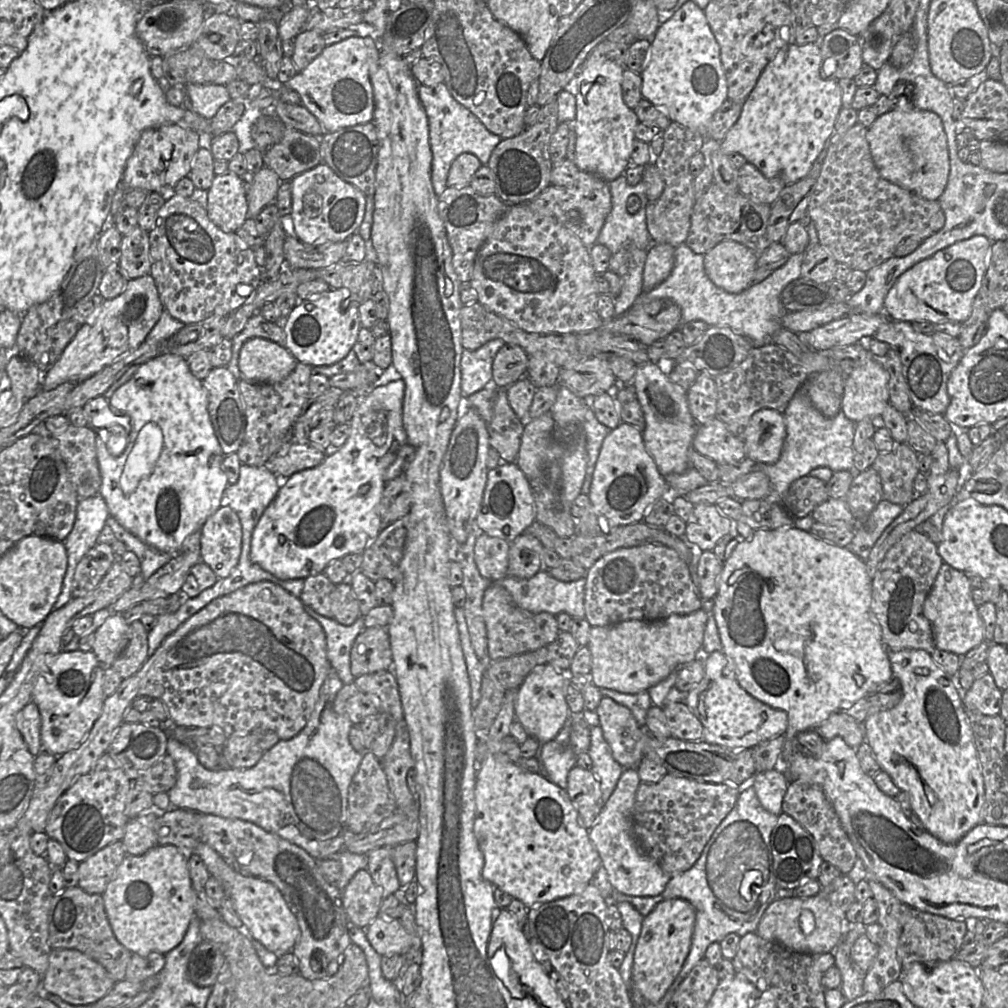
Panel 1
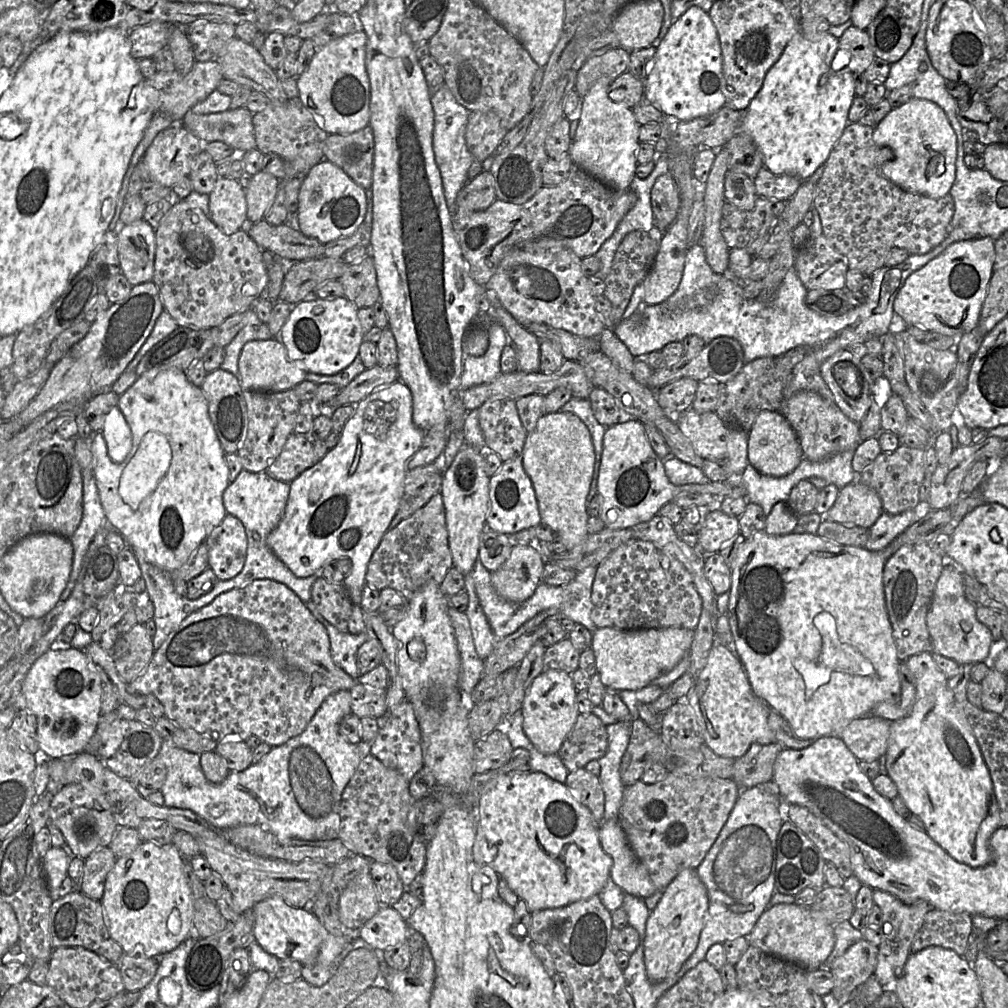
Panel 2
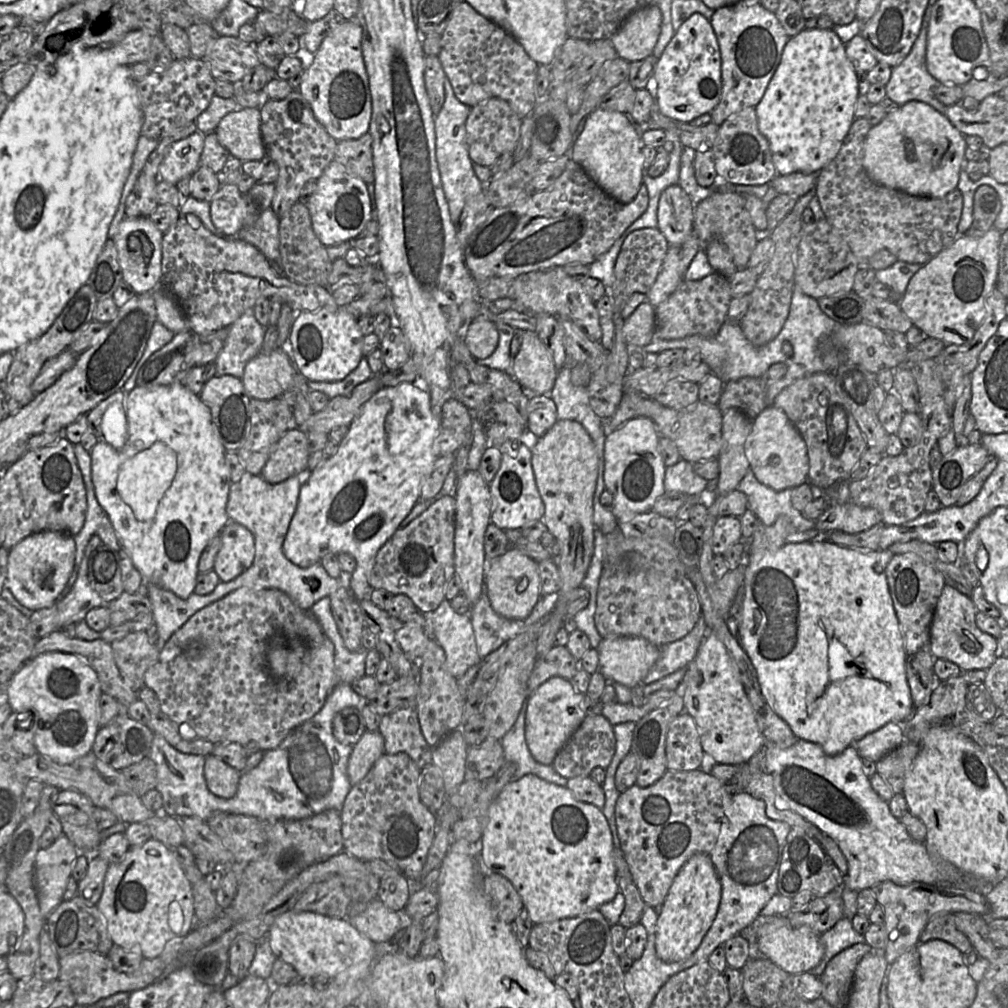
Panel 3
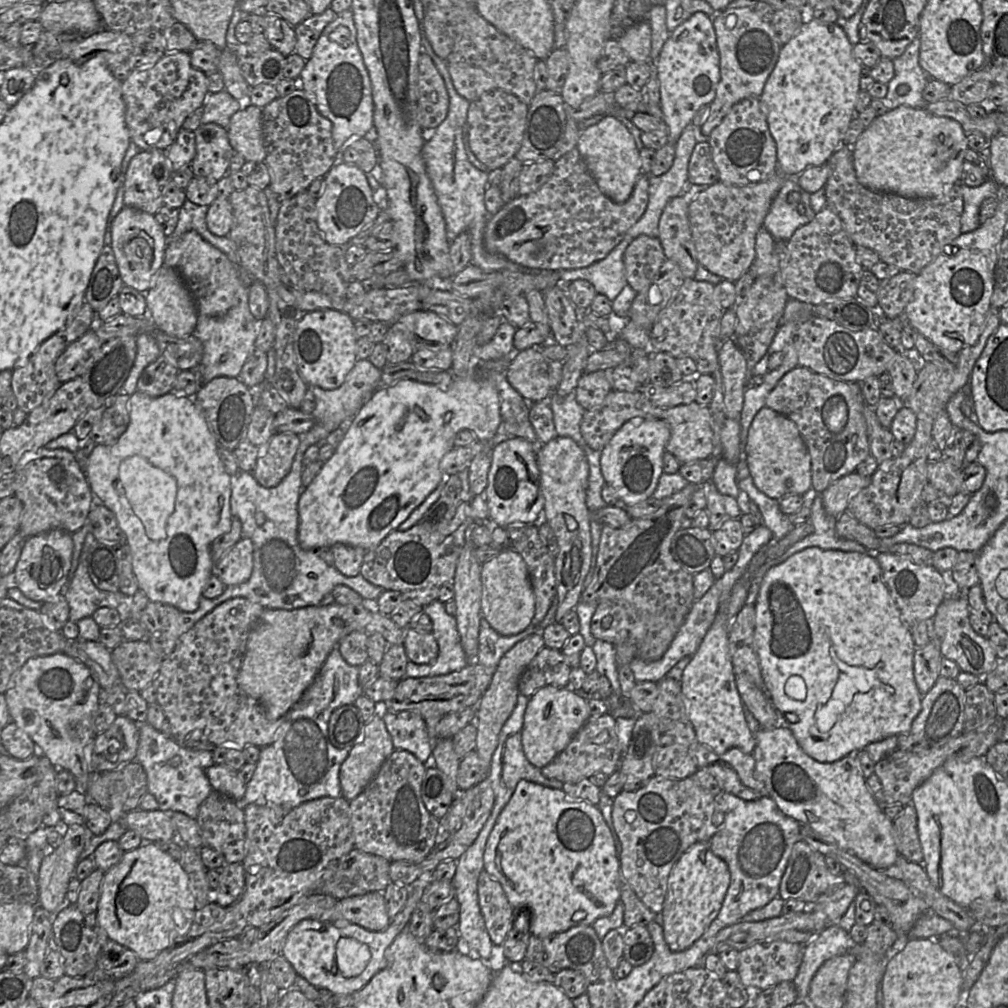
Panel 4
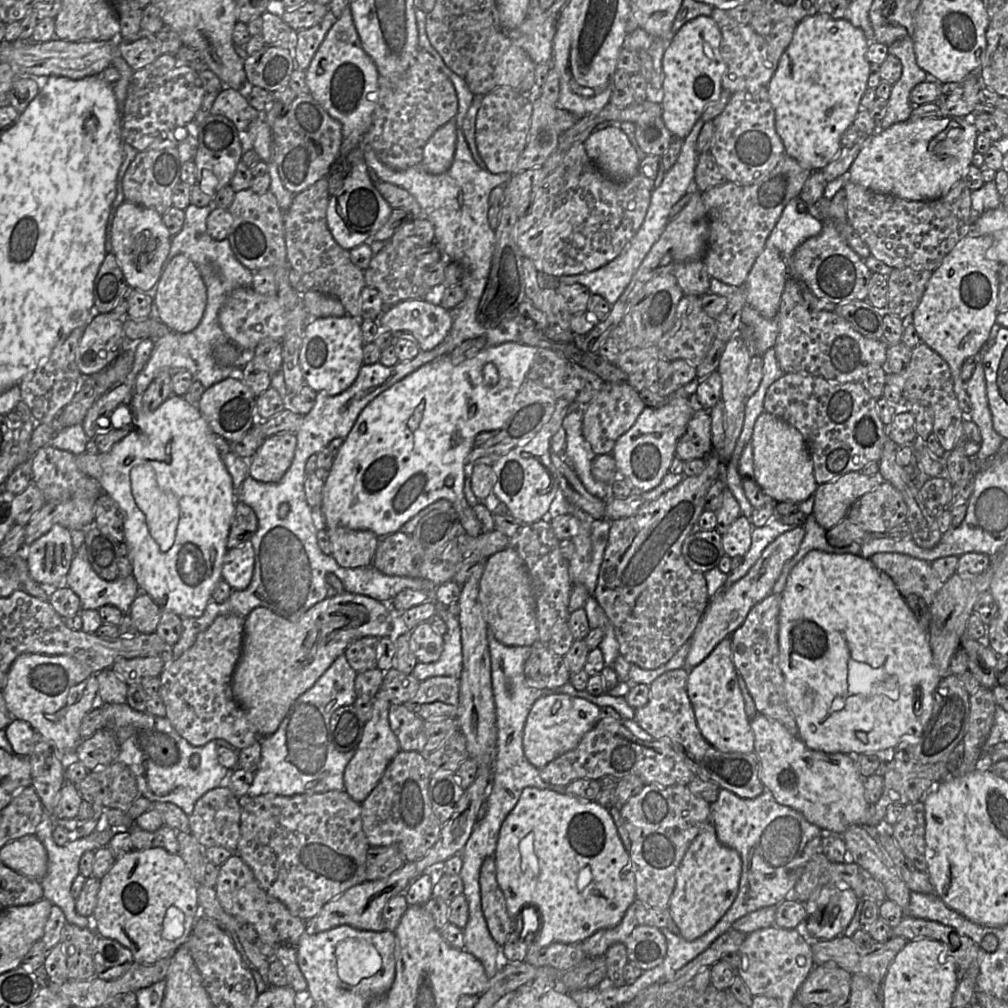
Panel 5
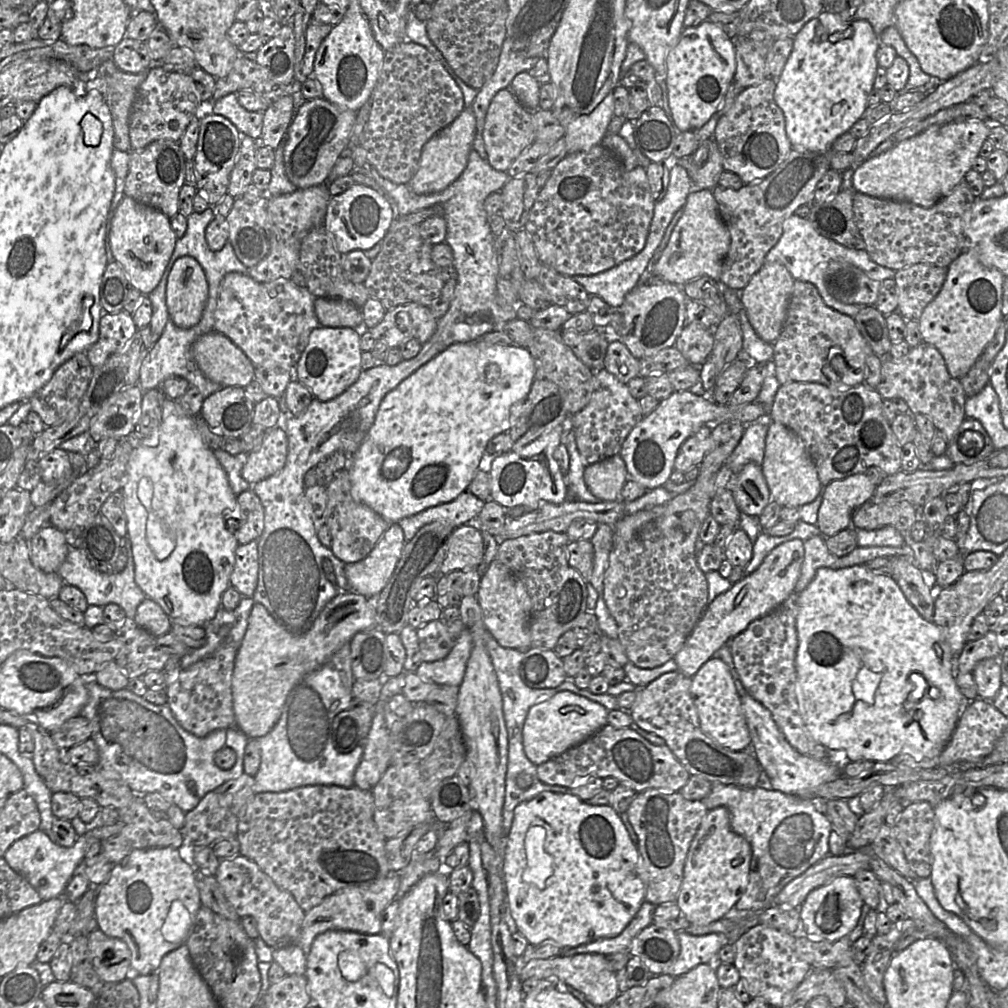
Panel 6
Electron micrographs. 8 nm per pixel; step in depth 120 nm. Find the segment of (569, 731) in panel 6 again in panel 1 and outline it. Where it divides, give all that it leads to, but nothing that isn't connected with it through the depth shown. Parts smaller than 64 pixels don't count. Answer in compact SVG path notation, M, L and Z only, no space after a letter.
M545 664L530 672L516 691L515 720L522 725L528 736L540 744L553 740L570 716L565 700L565 690L569 683L567 672Z

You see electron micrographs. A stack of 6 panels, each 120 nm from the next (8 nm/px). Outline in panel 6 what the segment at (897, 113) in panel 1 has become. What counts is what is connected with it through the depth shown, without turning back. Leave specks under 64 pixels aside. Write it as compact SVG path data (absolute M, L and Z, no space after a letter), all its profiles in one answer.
M988 121L951 122L930 126L922 133L862 162L852 175L852 190L876 198L931 208L964 180L987 140L989 131Z

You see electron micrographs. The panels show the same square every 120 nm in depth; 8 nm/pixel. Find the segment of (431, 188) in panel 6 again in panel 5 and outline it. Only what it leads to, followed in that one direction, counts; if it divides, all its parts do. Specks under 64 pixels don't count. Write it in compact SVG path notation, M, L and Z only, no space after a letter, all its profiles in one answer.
M454 119L450 120L427 141L420 165L430 174L446 172L454 159L457 140L457 128Z

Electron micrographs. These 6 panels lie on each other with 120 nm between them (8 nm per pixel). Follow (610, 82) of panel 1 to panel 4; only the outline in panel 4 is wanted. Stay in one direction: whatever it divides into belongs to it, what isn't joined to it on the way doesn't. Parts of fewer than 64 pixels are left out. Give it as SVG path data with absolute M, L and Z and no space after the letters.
M606 115L581 133L577 149L601 192L615 203L626 202L642 174L640 151L626 126L618 118Z

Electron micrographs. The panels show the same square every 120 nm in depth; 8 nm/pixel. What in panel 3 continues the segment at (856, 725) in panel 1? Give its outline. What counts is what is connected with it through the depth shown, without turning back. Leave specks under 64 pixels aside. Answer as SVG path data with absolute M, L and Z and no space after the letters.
M889 722L881 728L868 733L856 742L856 750L861 759L877 762L884 755L904 742L901 727Z

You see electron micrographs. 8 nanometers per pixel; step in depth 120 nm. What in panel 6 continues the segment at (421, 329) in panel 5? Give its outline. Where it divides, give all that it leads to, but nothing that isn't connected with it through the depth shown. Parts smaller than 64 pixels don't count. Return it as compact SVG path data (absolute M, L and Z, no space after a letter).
M408 303L386 310L382 321L368 330L375 340L385 341L390 348L399 348L409 339L416 339L421 344L427 342L437 322L428 306Z

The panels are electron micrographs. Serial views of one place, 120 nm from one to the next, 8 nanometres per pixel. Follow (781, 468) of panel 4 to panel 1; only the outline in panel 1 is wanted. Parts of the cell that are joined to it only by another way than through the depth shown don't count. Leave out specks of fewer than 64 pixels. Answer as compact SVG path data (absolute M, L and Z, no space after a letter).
M767 408L756 411L744 432L746 457L756 463L776 463L780 458L785 436L782 414Z

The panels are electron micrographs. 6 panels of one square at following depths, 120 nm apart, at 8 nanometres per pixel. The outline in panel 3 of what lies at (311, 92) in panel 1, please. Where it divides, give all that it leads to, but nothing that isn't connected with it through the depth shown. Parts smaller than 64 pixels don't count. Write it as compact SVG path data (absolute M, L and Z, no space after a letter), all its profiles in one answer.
M357 19L344 21L323 40L299 92L310 104L316 120L337 142L358 139L369 131L372 96L362 52L362 27Z

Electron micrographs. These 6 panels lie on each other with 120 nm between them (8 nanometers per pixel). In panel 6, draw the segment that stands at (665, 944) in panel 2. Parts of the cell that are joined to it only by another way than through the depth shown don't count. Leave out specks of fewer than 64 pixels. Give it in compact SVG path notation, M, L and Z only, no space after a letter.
M725 807L708 810L690 844L682 884L675 900L691 925L705 926L713 923L724 918L735 907L749 882L751 856L750 843L731 828L729 811Z

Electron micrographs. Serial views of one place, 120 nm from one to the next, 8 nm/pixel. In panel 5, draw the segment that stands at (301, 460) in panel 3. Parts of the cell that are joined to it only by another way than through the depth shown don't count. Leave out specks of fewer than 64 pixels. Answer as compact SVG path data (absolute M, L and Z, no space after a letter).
M278 433L265 439L248 460L248 474L263 483L277 483L292 464L297 438L294 433Z

